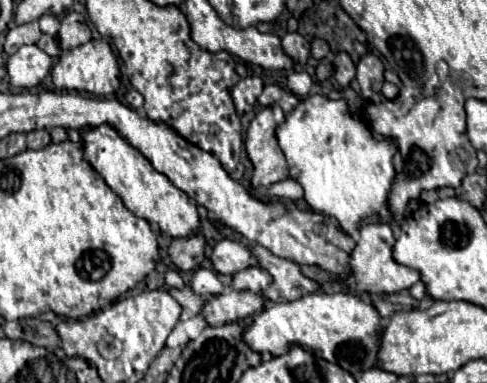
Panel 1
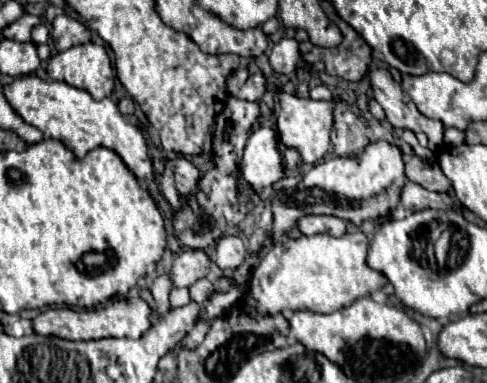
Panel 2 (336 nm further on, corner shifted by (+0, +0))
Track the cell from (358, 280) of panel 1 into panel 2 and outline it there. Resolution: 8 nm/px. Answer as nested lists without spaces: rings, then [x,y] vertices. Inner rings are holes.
[[[363,232],[343,234],[341,238],[333,238],[329,234],[315,234],[315,236],[297,236],[297,238],[283,238],[275,242],[253,268],[249,278],[249,296],[257,300],[257,308],[261,316],[273,316],[283,310],[311,310],[331,314],[347,304],[353,304],[359,296],[369,296],[371,292],[379,290],[387,284],[387,278],[381,272],[375,272],[367,266],[367,248],[369,240]]]

